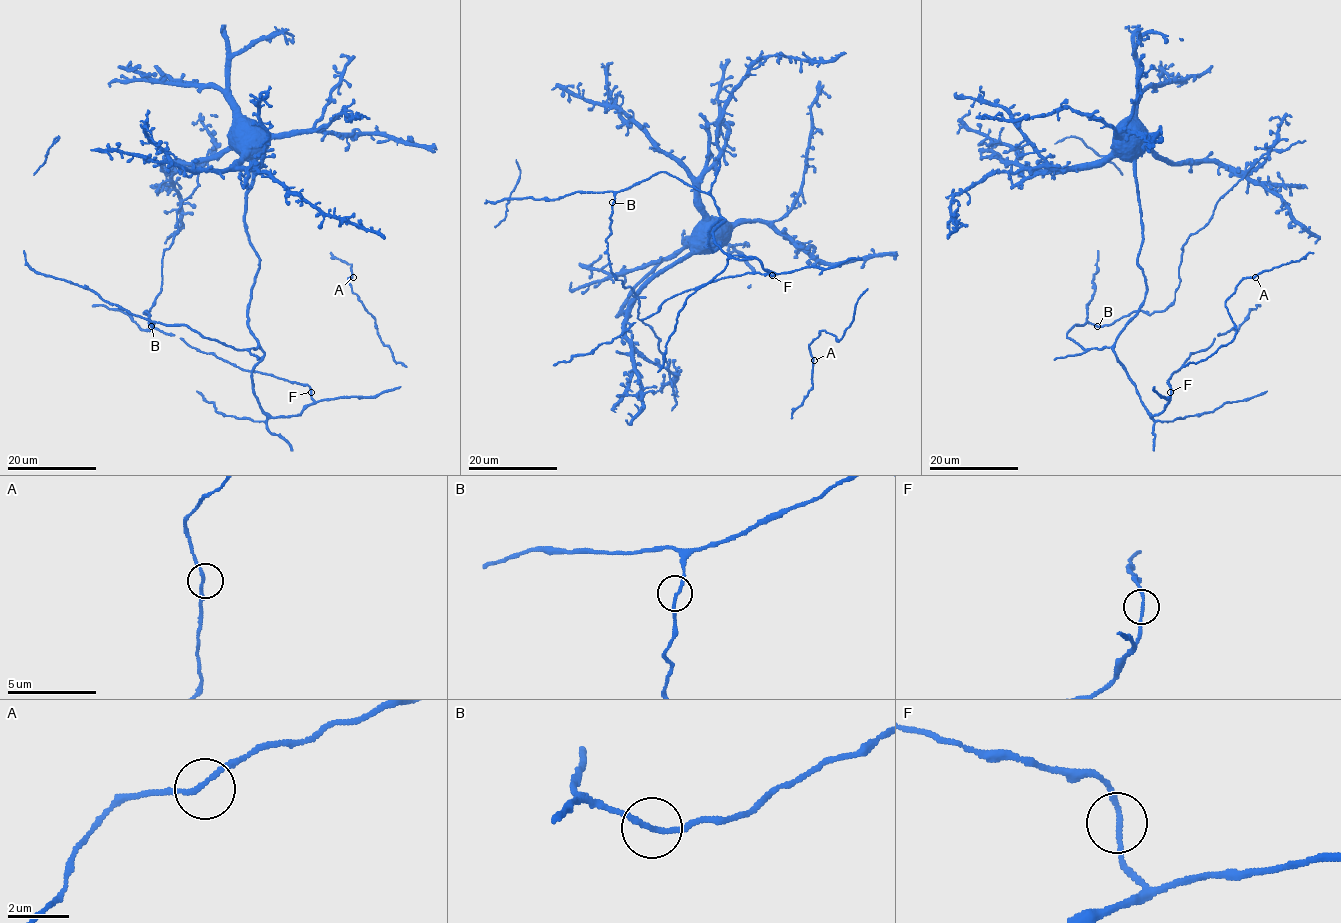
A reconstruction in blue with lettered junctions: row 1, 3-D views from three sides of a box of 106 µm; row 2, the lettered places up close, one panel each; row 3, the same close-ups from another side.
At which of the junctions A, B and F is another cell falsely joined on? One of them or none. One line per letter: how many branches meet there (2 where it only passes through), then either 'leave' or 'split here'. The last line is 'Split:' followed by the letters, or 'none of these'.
A: 2 branches meet; leave
B: 2 branches meet; leave
F: 2 branches meet; leave
Split: none of these

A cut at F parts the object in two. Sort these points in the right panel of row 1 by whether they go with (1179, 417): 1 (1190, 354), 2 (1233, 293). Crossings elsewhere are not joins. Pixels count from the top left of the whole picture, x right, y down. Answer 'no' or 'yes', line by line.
1: no
2: yes

